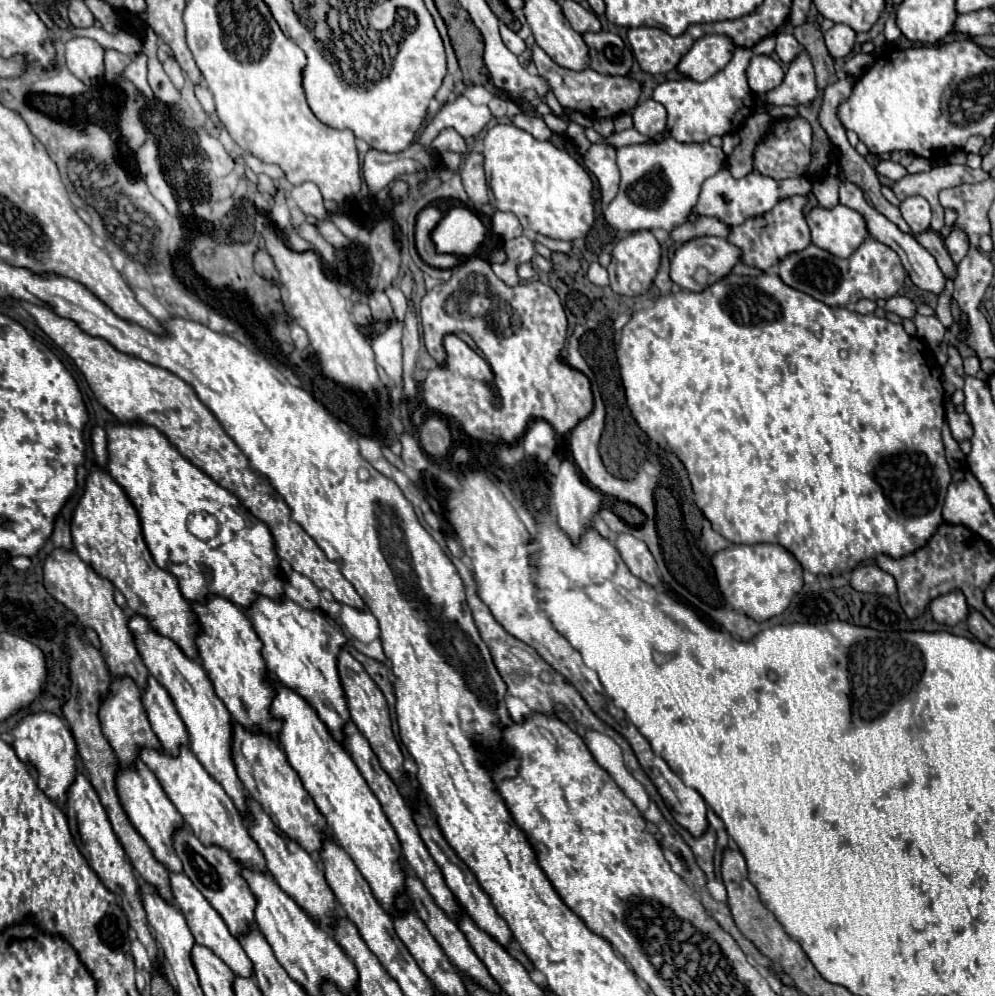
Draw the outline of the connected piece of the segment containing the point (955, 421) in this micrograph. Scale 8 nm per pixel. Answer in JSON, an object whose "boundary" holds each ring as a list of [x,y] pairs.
{"boundary":[[[947,400],[945,402],[945,418],[947,418],[947,424],[951,428],[951,434],[957,442],[963,442],[963,440],[971,440],[973,438],[973,426],[971,426],[971,420],[965,412],[957,412],[953,402]]]}

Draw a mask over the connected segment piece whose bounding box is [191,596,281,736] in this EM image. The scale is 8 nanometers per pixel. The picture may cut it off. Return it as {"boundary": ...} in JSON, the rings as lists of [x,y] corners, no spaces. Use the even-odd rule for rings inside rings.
{"boundary":[[[207,596],[205,602],[191,602],[191,610],[201,626],[201,632],[195,636],[195,646],[201,666],[207,670],[215,686],[215,694],[223,700],[233,720],[245,728],[261,728],[275,736],[281,728],[281,722],[269,714],[273,690],[265,682],[267,668],[261,656],[261,640],[253,632],[249,618],[237,604],[225,600],[223,596]]]}

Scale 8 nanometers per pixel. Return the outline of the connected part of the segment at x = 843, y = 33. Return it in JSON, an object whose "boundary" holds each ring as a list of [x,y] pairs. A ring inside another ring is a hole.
{"boundary":[[[835,24],[831,30],[825,32],[825,44],[833,58],[845,58],[851,54],[855,44],[855,30],[847,24]]]}

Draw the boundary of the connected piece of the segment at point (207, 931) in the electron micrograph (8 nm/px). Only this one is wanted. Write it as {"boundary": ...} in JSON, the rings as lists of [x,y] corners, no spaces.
{"boundary":[[[169,872],[169,884],[171,884],[171,892],[173,892],[173,898],[175,898],[175,904],[183,912],[183,916],[185,916],[185,920],[189,924],[189,930],[191,930],[195,942],[207,946],[209,950],[213,950],[237,976],[253,976],[251,960],[247,958],[245,950],[241,948],[241,944],[237,942],[237,938],[229,932],[229,928],[223,922],[223,918],[219,916],[219,912],[205,900],[205,896],[193,886],[193,882],[185,874],[181,874],[181,872]]]}

